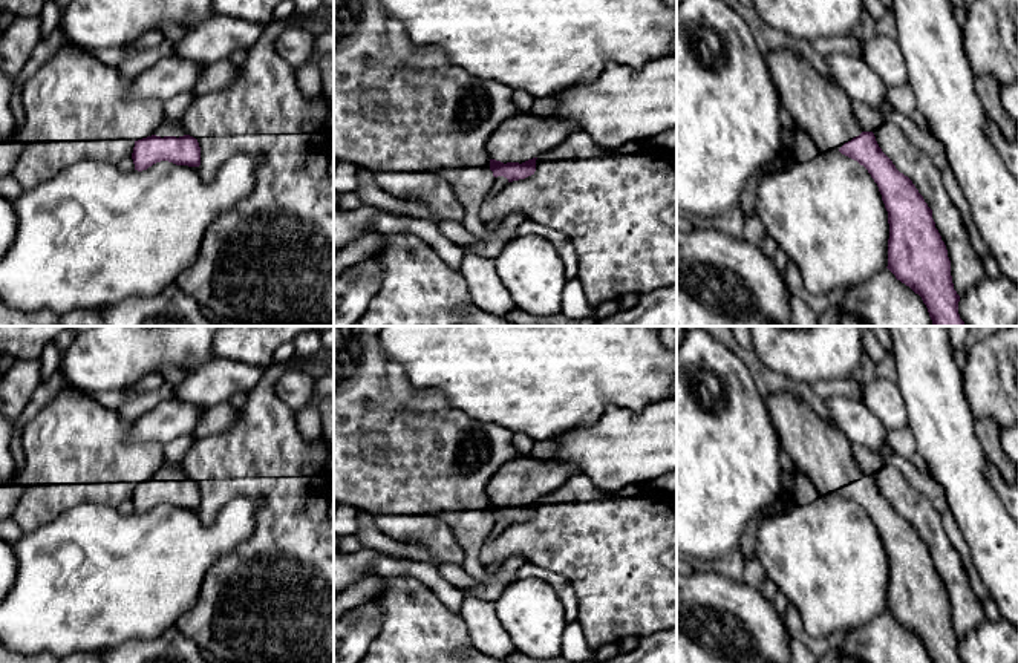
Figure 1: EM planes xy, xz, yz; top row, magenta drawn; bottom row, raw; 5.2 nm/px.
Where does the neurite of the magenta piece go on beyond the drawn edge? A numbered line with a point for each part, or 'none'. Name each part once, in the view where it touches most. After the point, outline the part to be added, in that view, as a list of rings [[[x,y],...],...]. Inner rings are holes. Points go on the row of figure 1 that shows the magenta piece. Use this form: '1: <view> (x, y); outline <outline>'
1: xz (522, 137); outline [[[517,112],[491,133],[487,152],[491,159],[504,164],[522,164],[557,149],[576,130],[579,126],[565,113],[542,118],[530,112]]]

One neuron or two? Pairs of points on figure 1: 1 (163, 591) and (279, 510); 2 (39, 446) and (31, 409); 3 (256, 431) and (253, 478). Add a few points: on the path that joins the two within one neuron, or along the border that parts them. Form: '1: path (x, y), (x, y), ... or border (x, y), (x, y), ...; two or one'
1: border (261, 496), (254, 532), (228, 551); two
2: border (57, 391), (23, 426); two
3: path (256, 443), (253, 466); one

